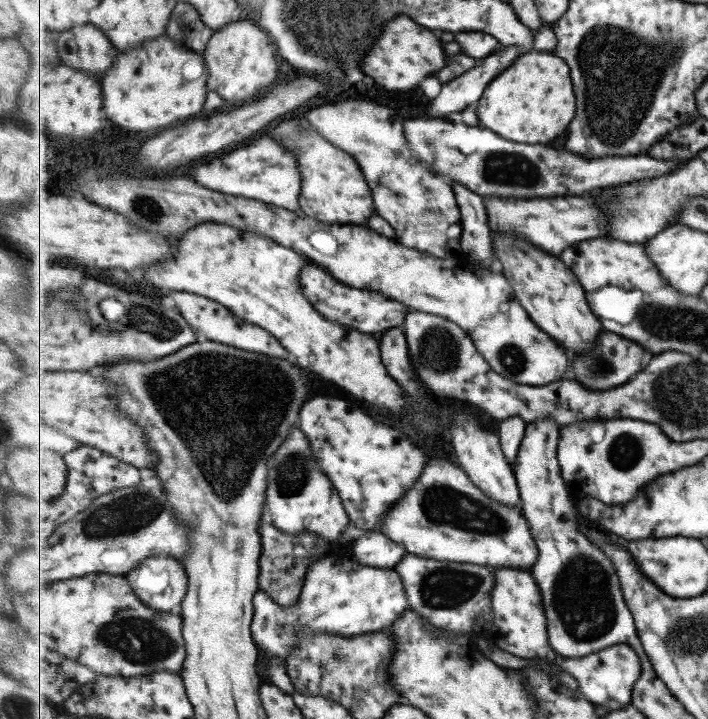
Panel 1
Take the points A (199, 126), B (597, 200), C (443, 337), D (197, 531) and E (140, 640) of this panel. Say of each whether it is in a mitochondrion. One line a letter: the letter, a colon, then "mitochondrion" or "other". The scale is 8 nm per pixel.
A: other
B: other
C: mitochondrion
D: other
E: mitochondrion

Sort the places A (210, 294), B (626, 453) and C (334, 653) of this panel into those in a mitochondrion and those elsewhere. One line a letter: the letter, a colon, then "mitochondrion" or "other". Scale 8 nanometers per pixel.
A: other
B: mitochondrion
C: mitochondrion

